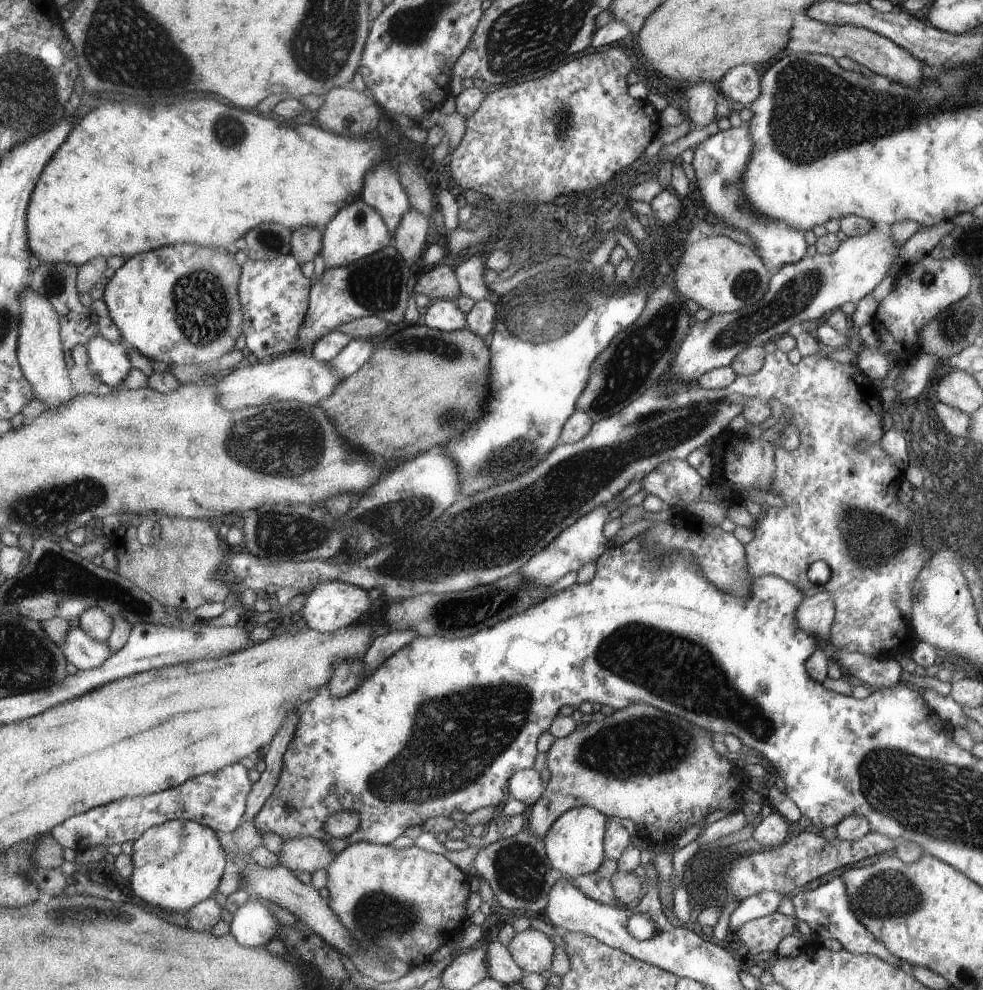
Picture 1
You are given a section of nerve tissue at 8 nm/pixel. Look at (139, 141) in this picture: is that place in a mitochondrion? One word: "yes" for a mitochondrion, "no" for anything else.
no

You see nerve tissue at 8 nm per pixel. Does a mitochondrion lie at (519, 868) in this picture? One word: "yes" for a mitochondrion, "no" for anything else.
yes

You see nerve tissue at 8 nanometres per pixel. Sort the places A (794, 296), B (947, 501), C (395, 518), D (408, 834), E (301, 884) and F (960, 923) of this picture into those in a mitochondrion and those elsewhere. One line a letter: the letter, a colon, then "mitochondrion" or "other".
A: mitochondrion
B: mitochondrion
C: mitochondrion
D: other
E: other
F: other

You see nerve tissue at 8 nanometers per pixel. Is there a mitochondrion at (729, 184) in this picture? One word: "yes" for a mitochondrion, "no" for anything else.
yes

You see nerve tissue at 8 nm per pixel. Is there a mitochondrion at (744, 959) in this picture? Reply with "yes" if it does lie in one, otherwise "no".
no

